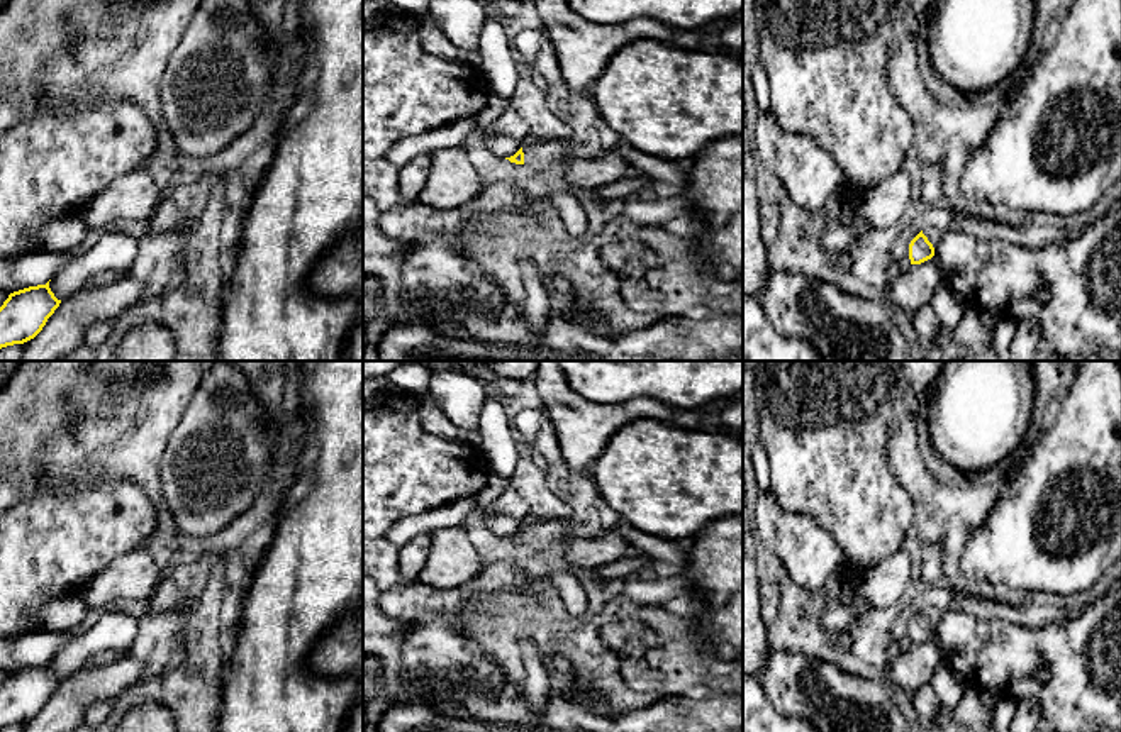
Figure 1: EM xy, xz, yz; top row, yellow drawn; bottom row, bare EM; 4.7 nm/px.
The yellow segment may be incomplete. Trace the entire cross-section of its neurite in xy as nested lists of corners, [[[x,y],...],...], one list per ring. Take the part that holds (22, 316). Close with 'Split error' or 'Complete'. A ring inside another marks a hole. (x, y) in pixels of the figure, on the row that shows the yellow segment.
[[[49,281],[10,293],[0,307],[0,349],[34,339],[59,303]]]. Complete

